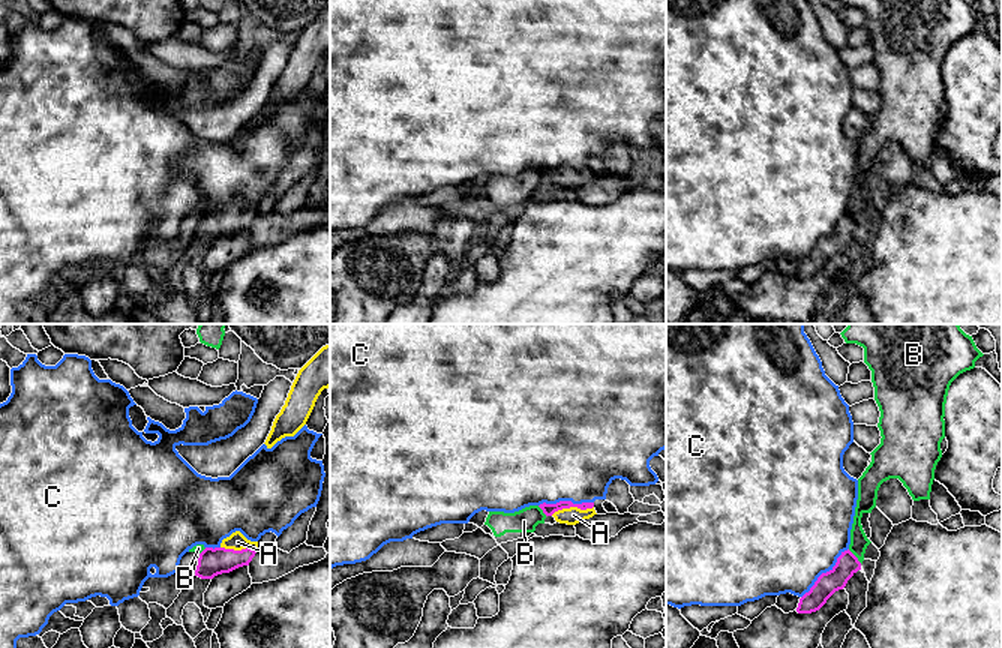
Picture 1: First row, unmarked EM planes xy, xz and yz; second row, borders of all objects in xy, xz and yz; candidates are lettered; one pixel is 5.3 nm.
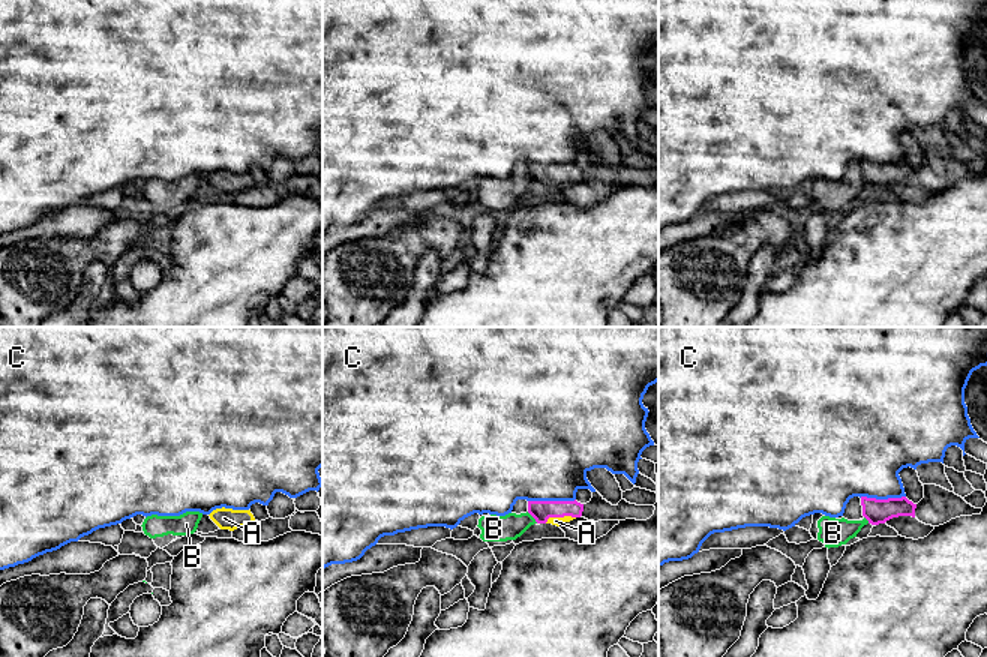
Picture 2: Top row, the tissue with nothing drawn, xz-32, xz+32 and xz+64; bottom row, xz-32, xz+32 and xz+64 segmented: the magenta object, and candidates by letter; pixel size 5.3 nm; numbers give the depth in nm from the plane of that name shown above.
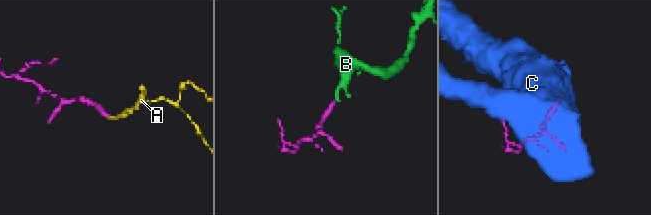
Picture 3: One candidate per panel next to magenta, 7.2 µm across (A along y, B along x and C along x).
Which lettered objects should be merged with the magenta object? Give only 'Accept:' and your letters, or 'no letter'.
Accept: A

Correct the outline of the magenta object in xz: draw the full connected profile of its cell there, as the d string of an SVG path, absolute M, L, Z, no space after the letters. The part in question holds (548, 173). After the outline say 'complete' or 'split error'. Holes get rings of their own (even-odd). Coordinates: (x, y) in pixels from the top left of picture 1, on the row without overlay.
M560 165L556 168L543 166L538 171L546 180L554 180L556 186L567 189L576 189L597 178L594 166L573 168L572 165Z | split error

